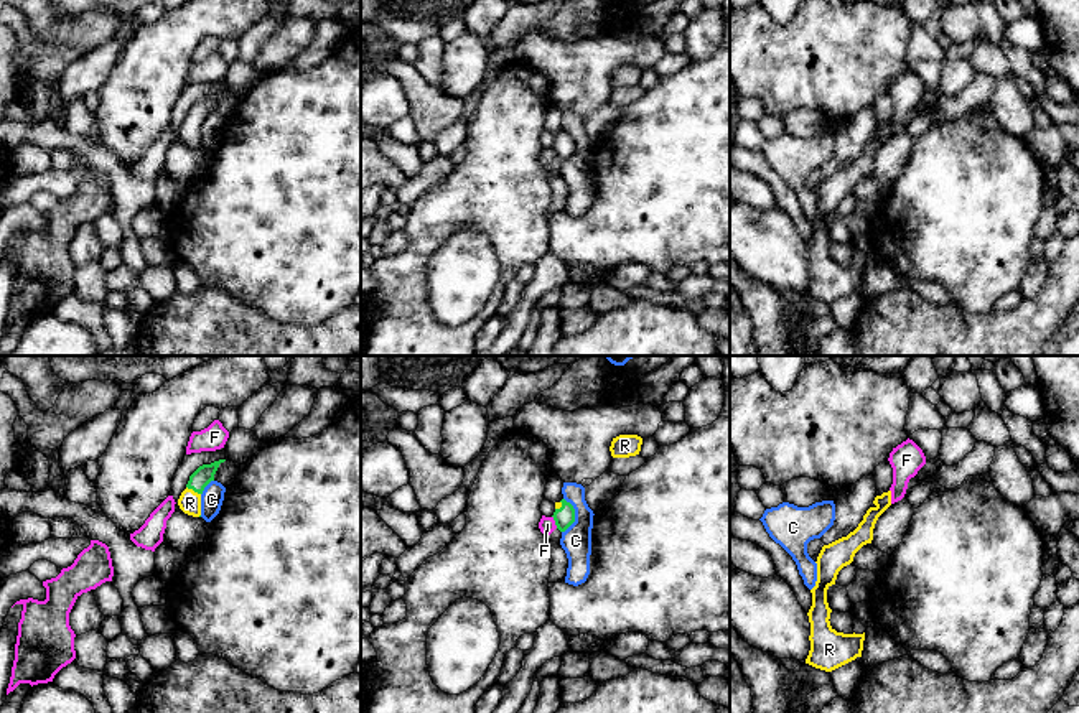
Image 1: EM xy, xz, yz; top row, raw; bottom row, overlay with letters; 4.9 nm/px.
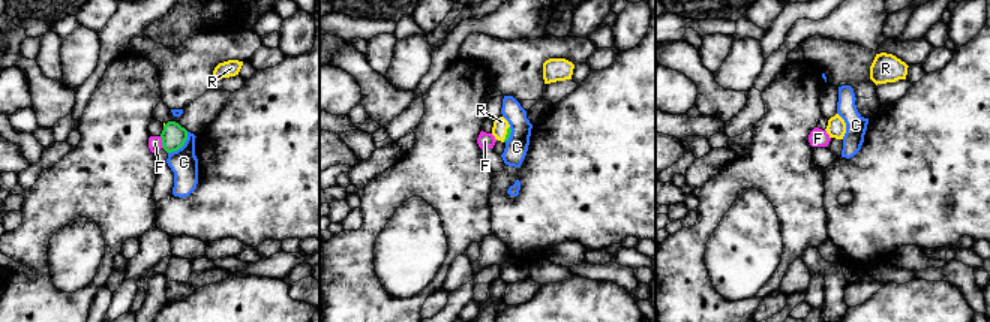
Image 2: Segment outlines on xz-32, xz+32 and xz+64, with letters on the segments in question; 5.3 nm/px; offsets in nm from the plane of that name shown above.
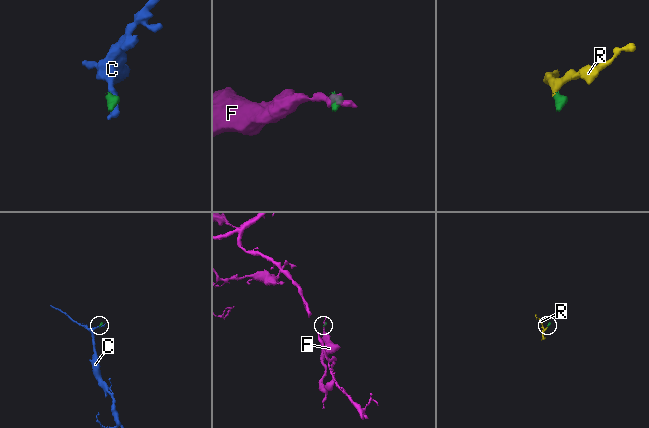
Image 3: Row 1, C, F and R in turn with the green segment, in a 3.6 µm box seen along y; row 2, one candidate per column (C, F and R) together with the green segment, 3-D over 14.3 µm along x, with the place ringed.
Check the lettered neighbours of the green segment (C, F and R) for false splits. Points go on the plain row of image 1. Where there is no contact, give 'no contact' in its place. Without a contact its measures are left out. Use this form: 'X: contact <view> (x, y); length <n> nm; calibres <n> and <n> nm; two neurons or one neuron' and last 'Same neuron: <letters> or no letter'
C: contact xz (574, 147); length 180 nm; calibres 100 and 150 nm; two neurons
F: contact xz (555, 153); length 70 nm; calibres 100 and 80 nm; two neurons
R: contact xy (193, 121); length 80 nm; calibres 90 and 110 nm; one neuron
Same neuron: R

